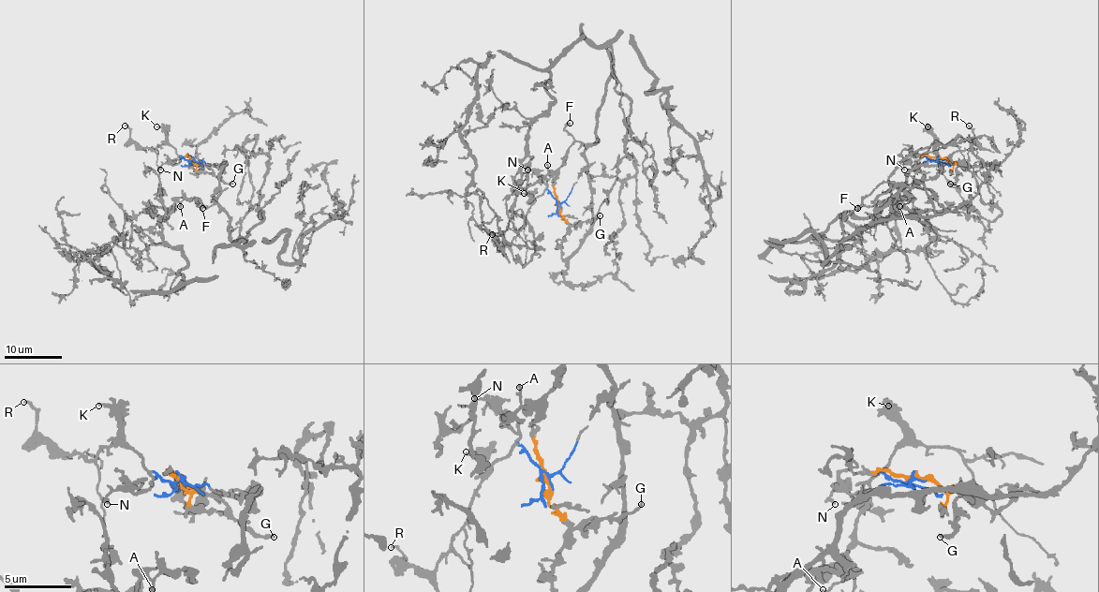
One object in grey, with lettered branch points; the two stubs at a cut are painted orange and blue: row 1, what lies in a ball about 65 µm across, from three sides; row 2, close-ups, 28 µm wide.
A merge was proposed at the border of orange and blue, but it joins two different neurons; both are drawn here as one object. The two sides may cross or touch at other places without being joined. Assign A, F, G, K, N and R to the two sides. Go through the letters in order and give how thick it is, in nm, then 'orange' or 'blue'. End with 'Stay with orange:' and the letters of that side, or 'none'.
A: 190 nm thick; orange
F: 400 nm thick; orange
G: 240 nm thick; orange
K: 280 nm thick; blue
N: 240 nm thick; blue
R: 190 nm thick; blue
Stay with orange: A, F, G

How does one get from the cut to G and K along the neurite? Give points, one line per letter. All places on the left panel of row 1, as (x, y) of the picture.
G: (192, 158), (192, 161), (233, 184)
K: (192, 158), (184, 159), (168, 140), (168, 135), (156, 126)

